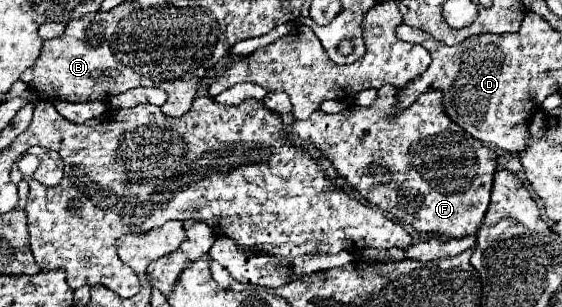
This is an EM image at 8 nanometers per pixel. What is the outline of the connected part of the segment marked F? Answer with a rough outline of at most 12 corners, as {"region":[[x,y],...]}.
{"region":[[429,90],[291,132],[417,232],[475,236],[497,152]]}

